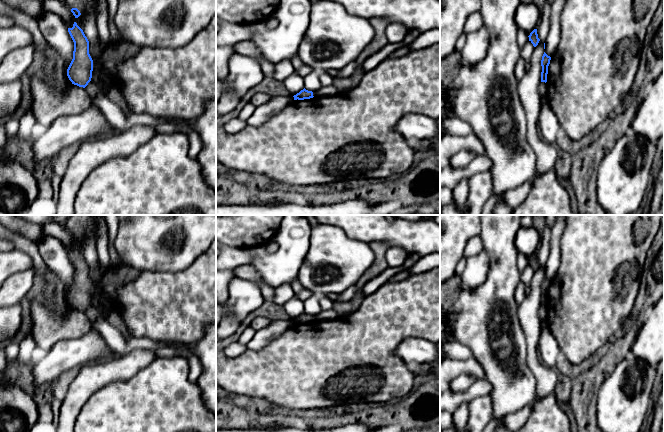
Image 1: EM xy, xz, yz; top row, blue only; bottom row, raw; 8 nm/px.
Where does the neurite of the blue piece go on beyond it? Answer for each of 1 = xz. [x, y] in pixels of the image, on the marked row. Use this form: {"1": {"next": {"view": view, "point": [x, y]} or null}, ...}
{"1": {"next": null}}

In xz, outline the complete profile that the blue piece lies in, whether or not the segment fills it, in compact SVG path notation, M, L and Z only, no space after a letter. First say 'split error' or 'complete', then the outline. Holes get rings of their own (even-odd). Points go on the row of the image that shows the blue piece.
complete; M305 88L303 90L301 90L299 93L297 93L296 95L293 96L294 100L304 100L304 99L310 99L313 98L313 92L312 91L308 91Z

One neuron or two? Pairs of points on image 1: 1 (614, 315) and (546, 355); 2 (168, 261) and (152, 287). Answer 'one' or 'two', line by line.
1: two
2: two

